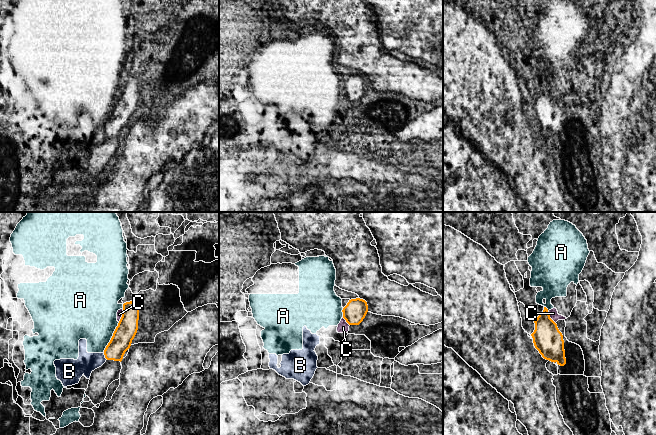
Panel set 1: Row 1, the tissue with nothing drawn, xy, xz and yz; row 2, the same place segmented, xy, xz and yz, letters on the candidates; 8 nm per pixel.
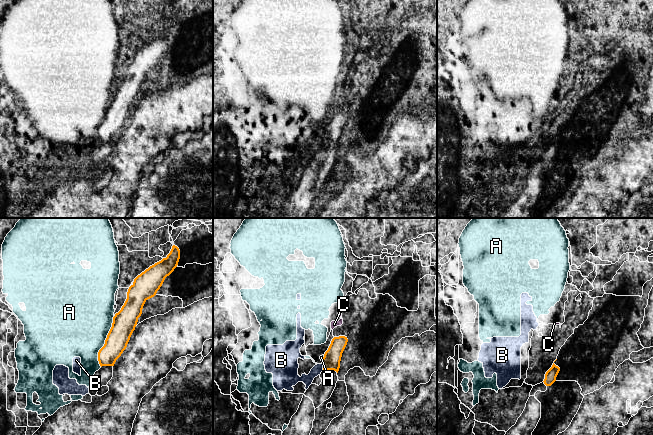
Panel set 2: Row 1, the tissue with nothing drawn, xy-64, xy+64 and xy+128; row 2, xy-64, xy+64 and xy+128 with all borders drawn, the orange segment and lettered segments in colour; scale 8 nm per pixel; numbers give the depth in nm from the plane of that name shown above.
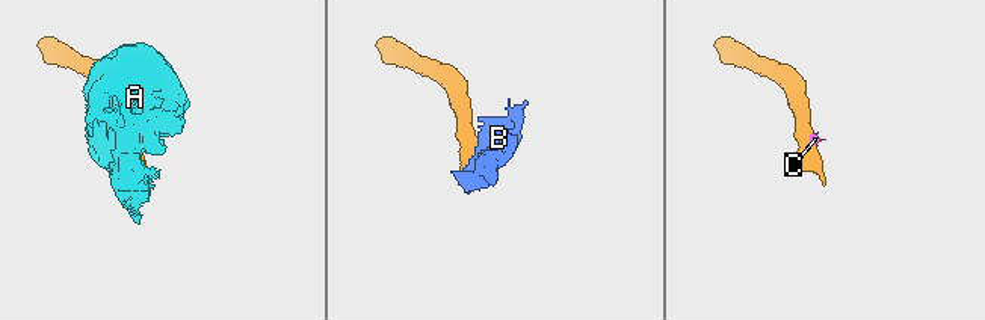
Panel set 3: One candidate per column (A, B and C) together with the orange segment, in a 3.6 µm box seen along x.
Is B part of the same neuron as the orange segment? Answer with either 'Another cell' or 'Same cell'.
Another cell

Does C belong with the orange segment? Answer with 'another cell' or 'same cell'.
another cell

